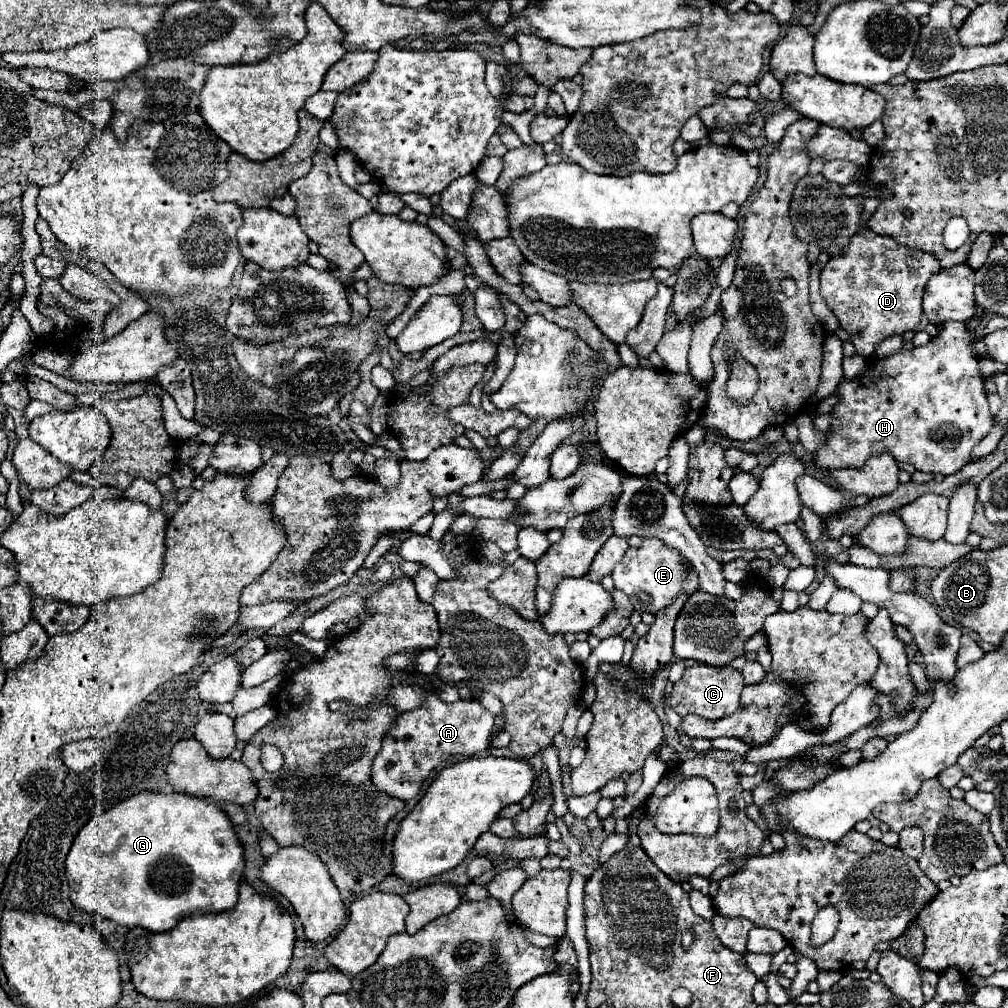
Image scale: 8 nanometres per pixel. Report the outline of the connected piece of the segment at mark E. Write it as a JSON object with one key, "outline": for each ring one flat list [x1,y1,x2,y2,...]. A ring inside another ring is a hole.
{"outline":[[645,538,645,544,641,544,639,548,629,548,611,576,615,580,615,588,623,590,629,596,637,612,657,614,659,610,673,604,679,594,691,596,699,590,697,572,687,562,687,558,677,552,677,548,669,548,657,538]]}

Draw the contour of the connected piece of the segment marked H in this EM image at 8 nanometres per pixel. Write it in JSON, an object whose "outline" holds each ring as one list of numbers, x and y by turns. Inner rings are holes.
{"outline":[[951,320,951,322,945,322,943,328,941,328,941,332,933,340,929,340,927,344,915,346,913,350,901,348,899,352,895,352,891,356,883,356,883,358,873,356,857,378,853,378,853,380,841,378,841,382,837,386,837,392,835,392,839,396,839,400,837,400,837,404,831,410,833,420,831,420,829,432,825,436,825,444,821,444,821,452,817,452,817,456,813,458,815,466,821,468,825,474,829,474,831,470,839,470,839,468,863,468,867,458,881,456,883,452,889,452,897,462,909,462,909,464,913,464,921,472,943,474,943,476,959,472,969,462,969,452,973,450,973,446,979,444,981,438,985,438,989,434,989,430,993,428,993,418,989,414,989,404,987,404,987,392,985,392,985,386,983,386,985,378,983,378,983,374,979,370,979,358,973,354,973,348,971,348,975,340,977,340,977,330,971,328,971,322,953,322]]}

